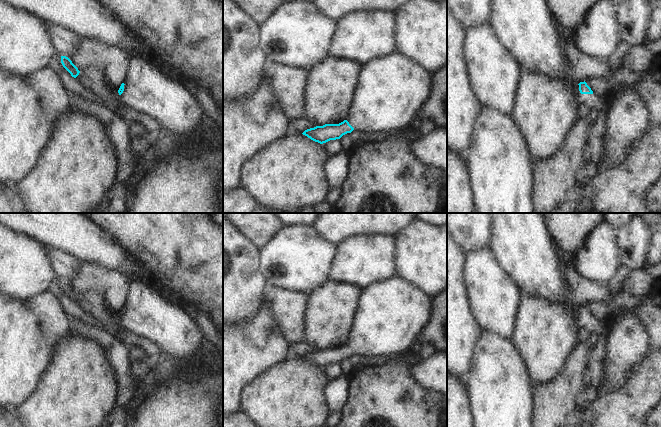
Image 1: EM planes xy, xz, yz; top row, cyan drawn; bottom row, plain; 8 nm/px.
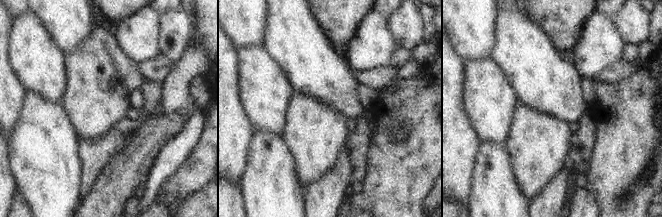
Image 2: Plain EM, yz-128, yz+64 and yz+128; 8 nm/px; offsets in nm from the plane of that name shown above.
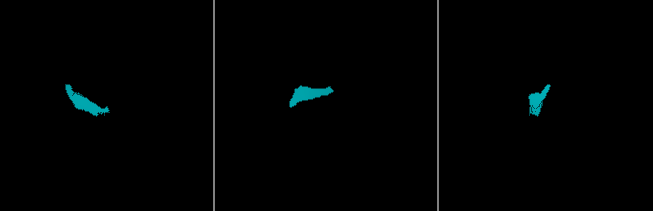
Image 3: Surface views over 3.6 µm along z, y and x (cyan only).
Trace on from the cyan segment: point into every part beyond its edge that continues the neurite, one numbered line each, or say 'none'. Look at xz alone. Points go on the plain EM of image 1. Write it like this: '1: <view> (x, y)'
1: xz (391, 314)

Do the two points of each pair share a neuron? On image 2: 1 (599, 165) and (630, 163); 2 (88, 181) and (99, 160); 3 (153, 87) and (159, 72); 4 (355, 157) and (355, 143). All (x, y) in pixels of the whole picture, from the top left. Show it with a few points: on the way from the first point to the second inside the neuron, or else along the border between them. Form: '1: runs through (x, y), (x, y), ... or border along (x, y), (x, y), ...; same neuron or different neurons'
1: runs through (607, 165), (622, 165); same neuron
2: runs through (89, 176), (94, 165); same neuron
3: border along (162, 82), (145, 83); different neurons
4: runs through (355, 154), (355, 146); same neuron

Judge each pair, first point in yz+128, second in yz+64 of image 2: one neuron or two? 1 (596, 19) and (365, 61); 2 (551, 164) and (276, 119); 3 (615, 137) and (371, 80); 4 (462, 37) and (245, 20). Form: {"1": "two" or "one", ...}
{"1": "one", "2": "two", "3": "two", "4": "one"}

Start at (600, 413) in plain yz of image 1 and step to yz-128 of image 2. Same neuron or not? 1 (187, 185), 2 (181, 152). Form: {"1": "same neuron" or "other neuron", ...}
{"1": "same neuron", "2": "other neuron"}

